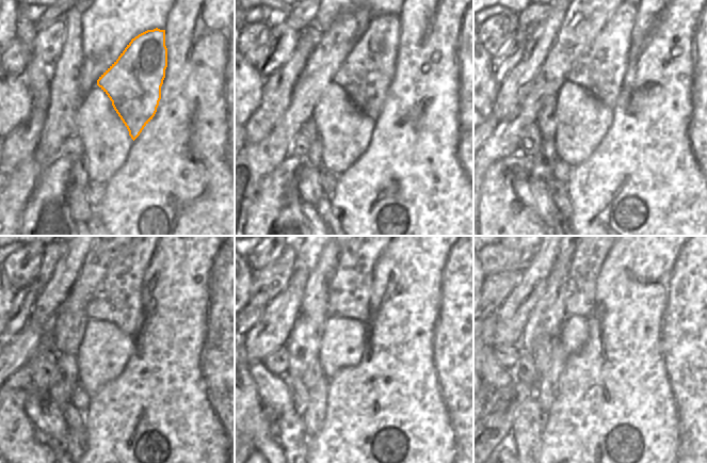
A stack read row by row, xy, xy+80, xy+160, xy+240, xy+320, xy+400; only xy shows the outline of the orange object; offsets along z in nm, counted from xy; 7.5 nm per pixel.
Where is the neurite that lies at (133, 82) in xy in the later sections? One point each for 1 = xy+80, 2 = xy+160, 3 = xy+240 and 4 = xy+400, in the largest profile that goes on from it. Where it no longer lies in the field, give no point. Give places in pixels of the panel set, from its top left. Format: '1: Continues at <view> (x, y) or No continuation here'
1: Continues at xy+80 (366, 76)
2: Continues at xy+160 (601, 70)
3: Continues at xy+240 (118, 298)
4: Continues at xy+400 (580, 291).

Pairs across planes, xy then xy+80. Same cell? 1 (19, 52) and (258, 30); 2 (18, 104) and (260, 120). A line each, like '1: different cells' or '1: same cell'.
1: same cell
2: different cells

